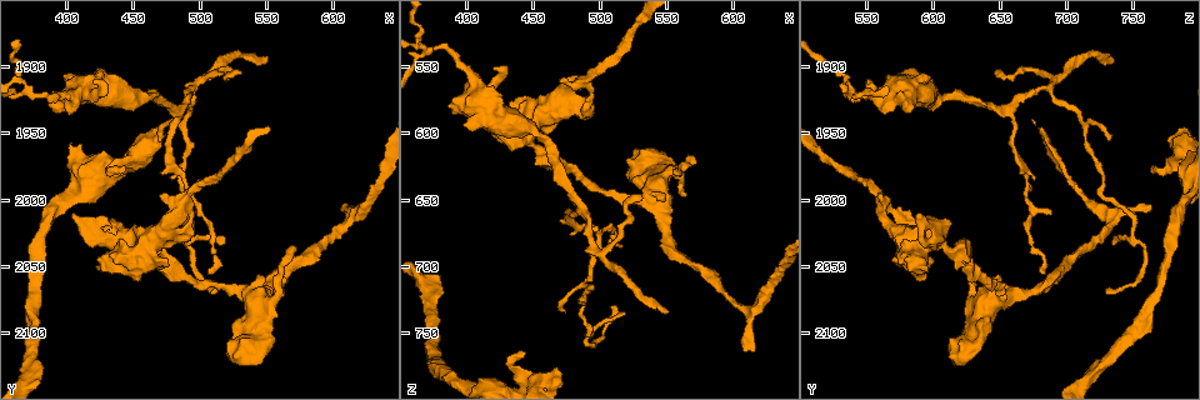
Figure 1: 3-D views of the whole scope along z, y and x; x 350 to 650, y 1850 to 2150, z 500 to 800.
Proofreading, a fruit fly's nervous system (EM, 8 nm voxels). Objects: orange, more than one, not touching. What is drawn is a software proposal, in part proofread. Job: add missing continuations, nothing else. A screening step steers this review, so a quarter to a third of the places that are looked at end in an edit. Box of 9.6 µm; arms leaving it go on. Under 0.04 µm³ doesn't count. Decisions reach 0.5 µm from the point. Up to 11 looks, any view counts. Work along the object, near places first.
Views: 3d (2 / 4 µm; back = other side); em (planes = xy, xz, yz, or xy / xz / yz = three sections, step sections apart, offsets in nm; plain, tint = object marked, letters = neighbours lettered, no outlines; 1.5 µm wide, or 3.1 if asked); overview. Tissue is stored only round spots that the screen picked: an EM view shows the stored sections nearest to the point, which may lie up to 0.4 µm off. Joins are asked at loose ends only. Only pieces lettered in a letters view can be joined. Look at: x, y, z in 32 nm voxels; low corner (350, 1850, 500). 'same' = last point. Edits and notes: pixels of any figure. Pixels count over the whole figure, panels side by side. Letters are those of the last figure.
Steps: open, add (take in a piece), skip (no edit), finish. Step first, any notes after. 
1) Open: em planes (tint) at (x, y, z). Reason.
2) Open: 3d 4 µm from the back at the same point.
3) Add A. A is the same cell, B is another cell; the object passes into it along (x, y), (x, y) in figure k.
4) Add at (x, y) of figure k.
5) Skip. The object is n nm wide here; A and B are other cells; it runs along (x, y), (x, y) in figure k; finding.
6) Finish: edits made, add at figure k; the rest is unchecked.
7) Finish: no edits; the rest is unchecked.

Open: em yz step 4 (letters) at (616, 2006, 760). An open end.

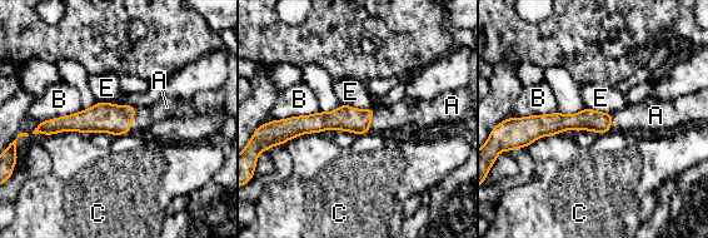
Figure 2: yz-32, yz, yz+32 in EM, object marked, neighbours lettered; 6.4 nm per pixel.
Add A. A is the same cell, B, C and E are other cells; the object passes into it along (114, 119), (133, 118), (166, 107) in figure 2; it goes on there.

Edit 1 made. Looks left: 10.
Open: em yz step 4 (tint) at (552, 1894, 732). An open end.

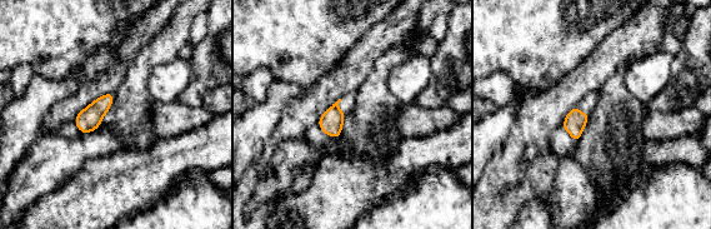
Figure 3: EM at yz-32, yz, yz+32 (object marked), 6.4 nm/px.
Open: em planes (letters) at the same point. Another direction.

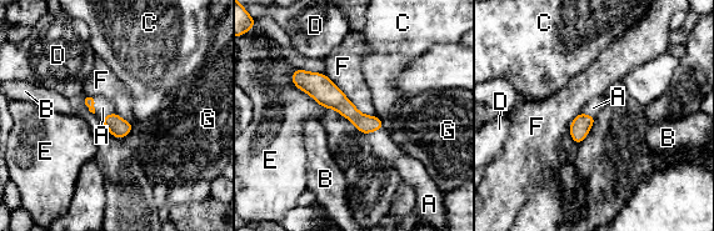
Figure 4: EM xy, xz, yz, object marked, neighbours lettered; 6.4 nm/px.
Add A. The object is 90 nm wide here; A is the same cell, B, C, D, E, F and G are other cells; the object passes into it along (365, 124), (374, 130), (383, 146) in figure 4; the neuron continues.

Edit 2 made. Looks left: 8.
Open: overview. Redraw.

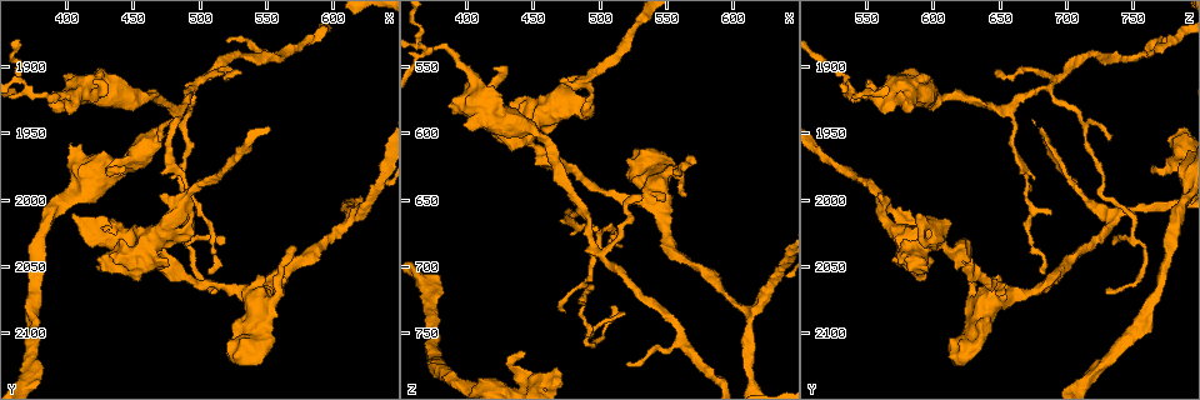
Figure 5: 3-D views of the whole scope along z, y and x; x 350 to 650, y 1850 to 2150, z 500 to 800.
Open: em planes (tint) at (474, 2046, 572).

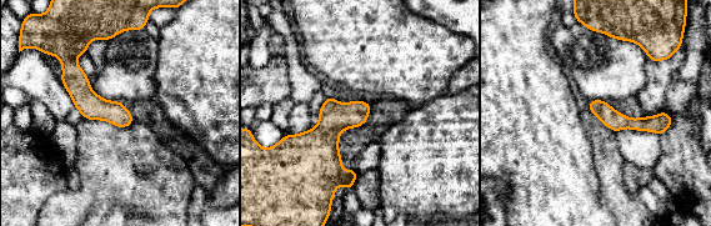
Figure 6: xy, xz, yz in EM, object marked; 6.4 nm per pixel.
Open: em planes (letters) at the same point. See the neighbours.

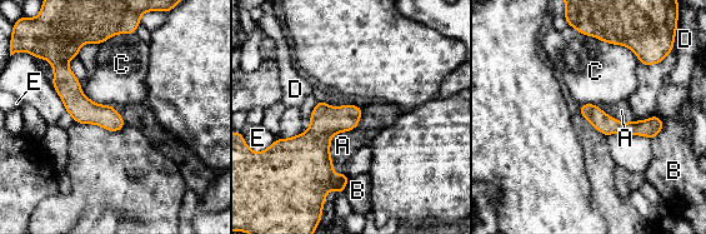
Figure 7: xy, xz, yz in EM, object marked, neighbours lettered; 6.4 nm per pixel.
Skip. The longest contact is with C, 460 nm; A, B, C, D and E are other cells; none of them fits.

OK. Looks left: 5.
Open: em planes (letters) at (404, 2012, 590). Free end.

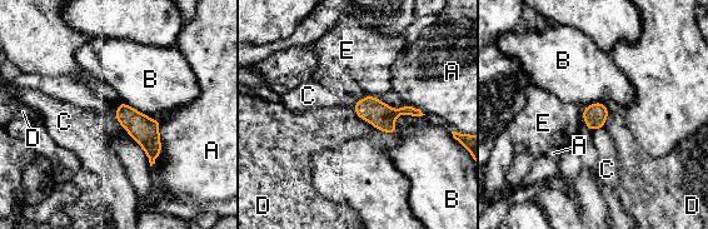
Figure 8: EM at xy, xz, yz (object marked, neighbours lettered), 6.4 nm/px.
Skip. A, B, C, D and E are other cells; a border runs along (355, 115), (368, 120), (374, 127) in figure 8; none of them fits.

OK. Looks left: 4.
Finish: edits made, add at figure 2, add at figure 4; the rest is unchecked.

